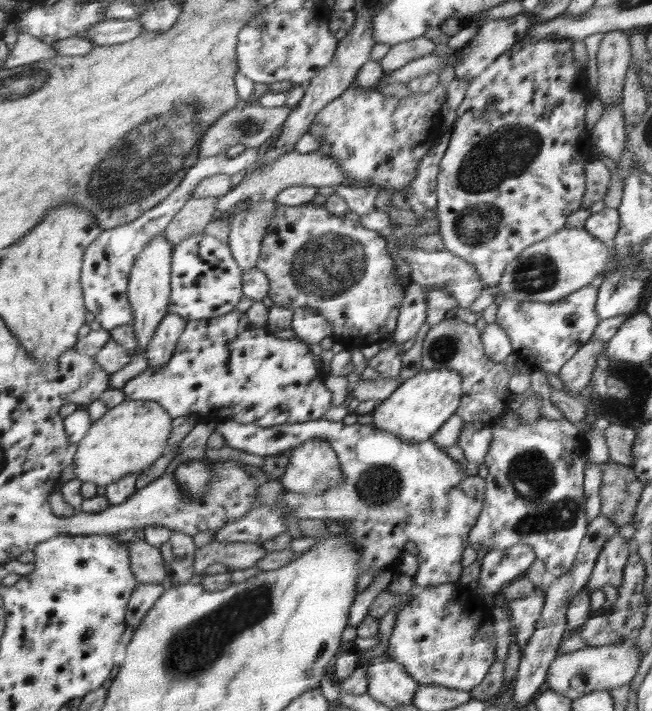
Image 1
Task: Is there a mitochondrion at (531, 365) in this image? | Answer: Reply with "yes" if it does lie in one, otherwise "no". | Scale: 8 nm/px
no

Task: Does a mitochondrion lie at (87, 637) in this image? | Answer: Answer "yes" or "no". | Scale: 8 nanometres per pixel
yes

